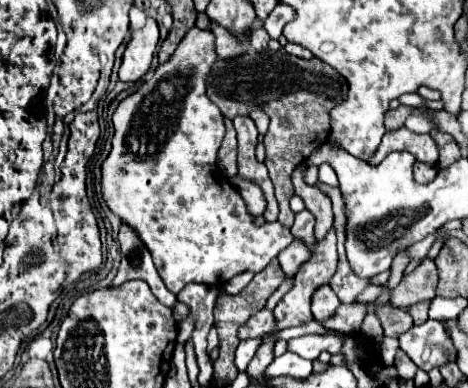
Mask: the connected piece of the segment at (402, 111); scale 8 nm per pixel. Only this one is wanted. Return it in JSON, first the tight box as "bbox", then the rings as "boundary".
{"bbox":[386,107,410,131],"boundary":[[[398,107],[398,109],[390,109],[386,113],[386,131],[394,131],[394,129],[400,129],[404,125],[404,119],[410,115],[410,109],[408,107]]]}

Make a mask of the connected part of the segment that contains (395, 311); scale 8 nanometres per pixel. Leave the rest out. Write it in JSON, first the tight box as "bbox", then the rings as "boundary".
{"bbox":[376,305,412,339],"boundary":[[[384,305],[384,307],[378,307],[376,313],[382,321],[386,337],[396,337],[398,339],[402,333],[406,333],[412,327],[412,317],[406,315],[406,311],[402,311],[398,307]]]}

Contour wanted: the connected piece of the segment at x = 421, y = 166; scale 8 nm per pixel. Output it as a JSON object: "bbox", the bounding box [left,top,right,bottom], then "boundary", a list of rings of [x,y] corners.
{"bbox":[414,163,438,183],"boundary":[[[416,163],[414,165],[414,179],[418,183],[428,183],[436,177],[438,173],[438,167],[436,165],[426,165],[426,163]]]}

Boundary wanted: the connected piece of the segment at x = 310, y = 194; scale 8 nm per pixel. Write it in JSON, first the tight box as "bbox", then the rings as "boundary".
{"bbox":[292,167,332,243],"boundary":[[[298,167],[292,175],[292,185],[294,185],[294,193],[298,197],[302,197],[306,209],[314,215],[316,225],[314,225],[314,237],[316,243],[328,233],[328,229],[332,227],[332,207],[330,207],[330,199],[318,189],[318,187],[306,187],[304,179],[302,179],[304,167]]]}

